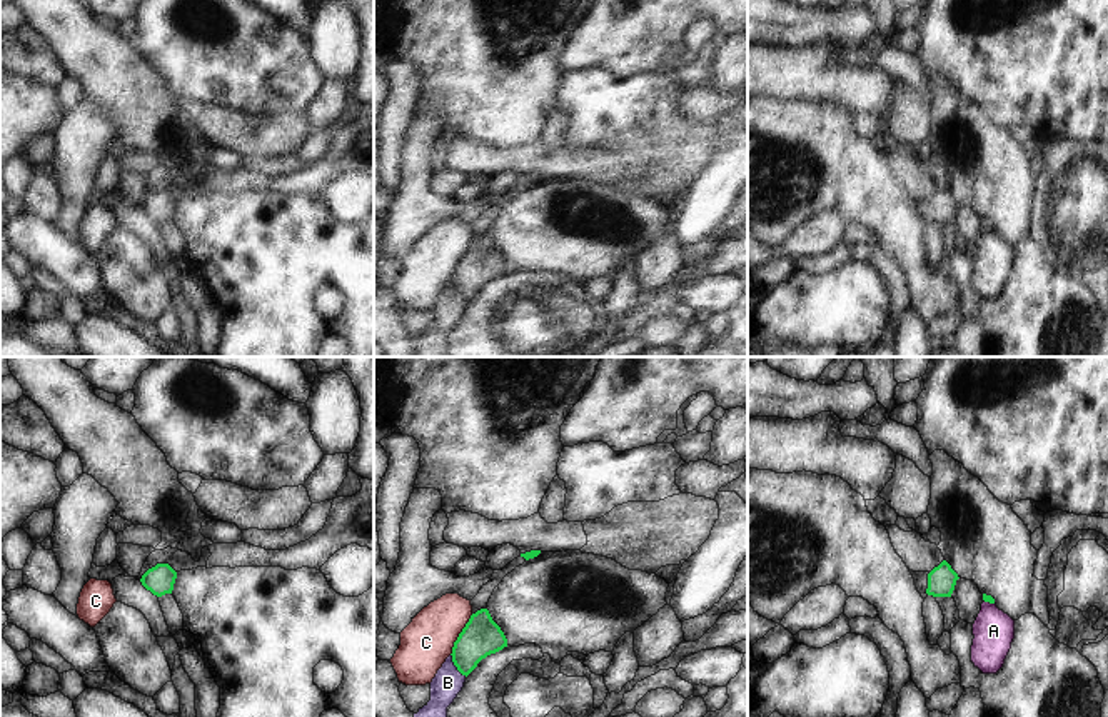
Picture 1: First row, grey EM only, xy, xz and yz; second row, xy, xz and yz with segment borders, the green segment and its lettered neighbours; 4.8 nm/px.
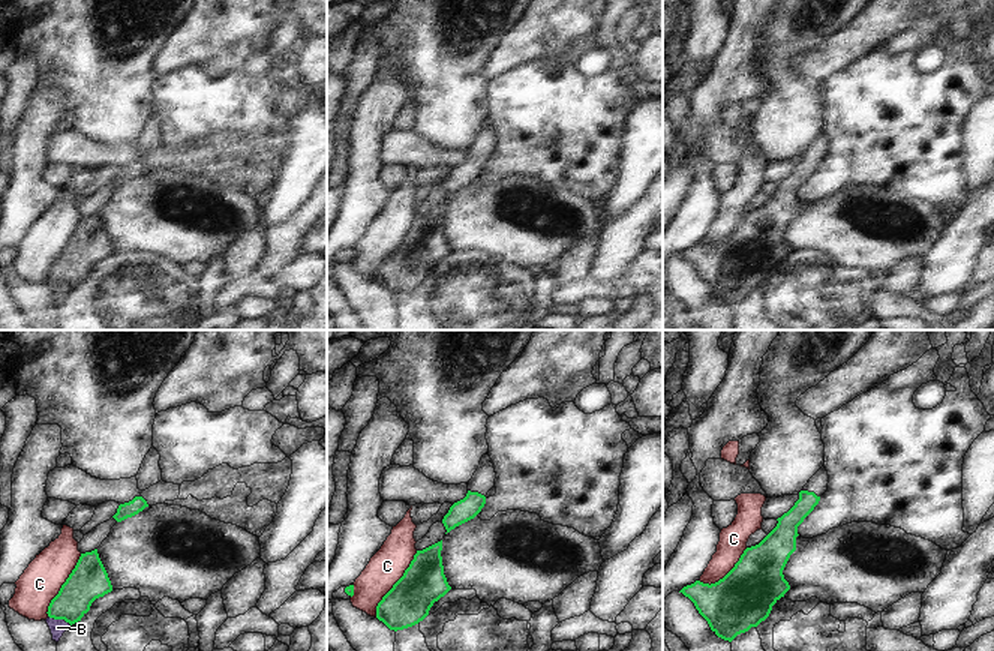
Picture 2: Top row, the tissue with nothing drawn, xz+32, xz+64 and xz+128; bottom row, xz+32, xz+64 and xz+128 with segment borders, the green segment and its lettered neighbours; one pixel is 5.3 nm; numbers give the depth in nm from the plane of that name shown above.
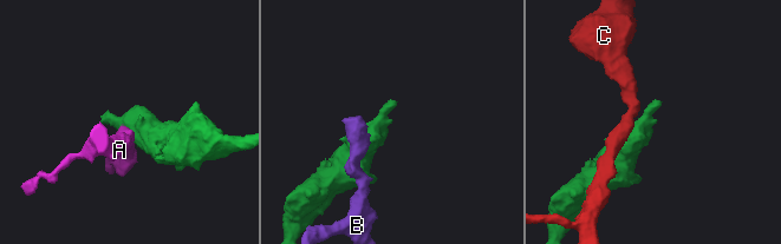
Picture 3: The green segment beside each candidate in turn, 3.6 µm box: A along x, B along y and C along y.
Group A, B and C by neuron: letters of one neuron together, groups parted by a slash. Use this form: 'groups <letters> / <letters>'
groups A / B / C

